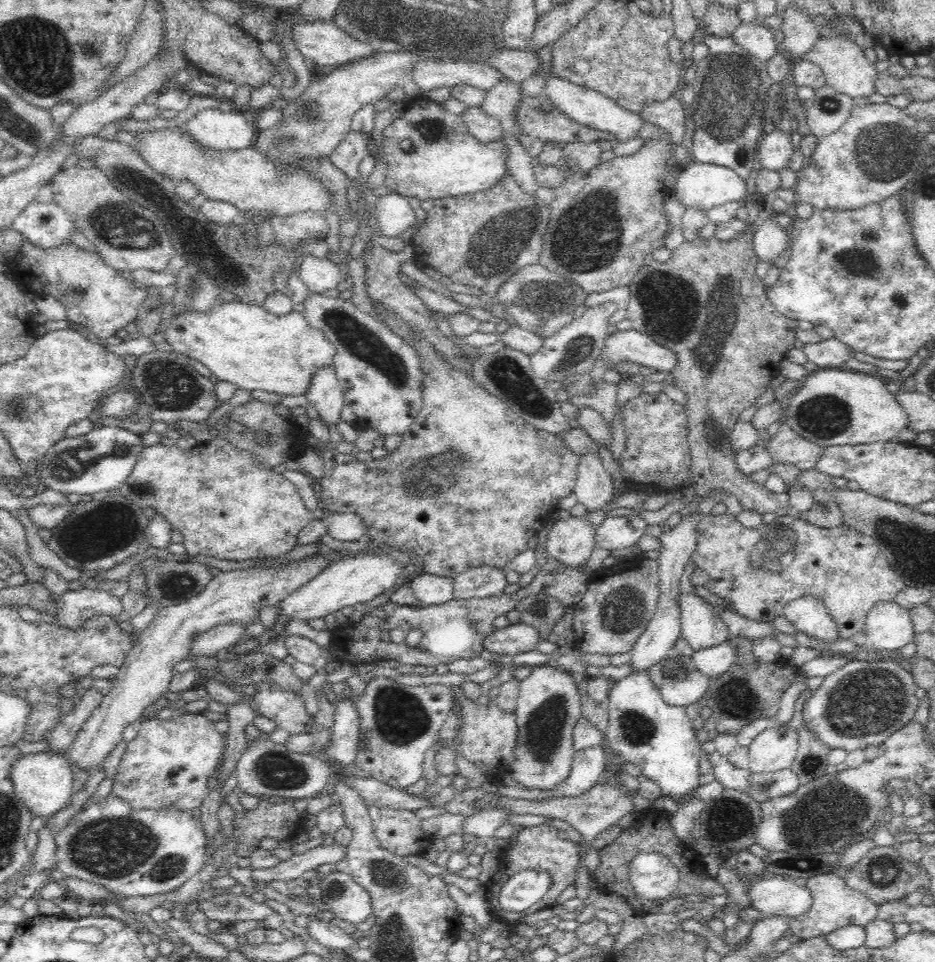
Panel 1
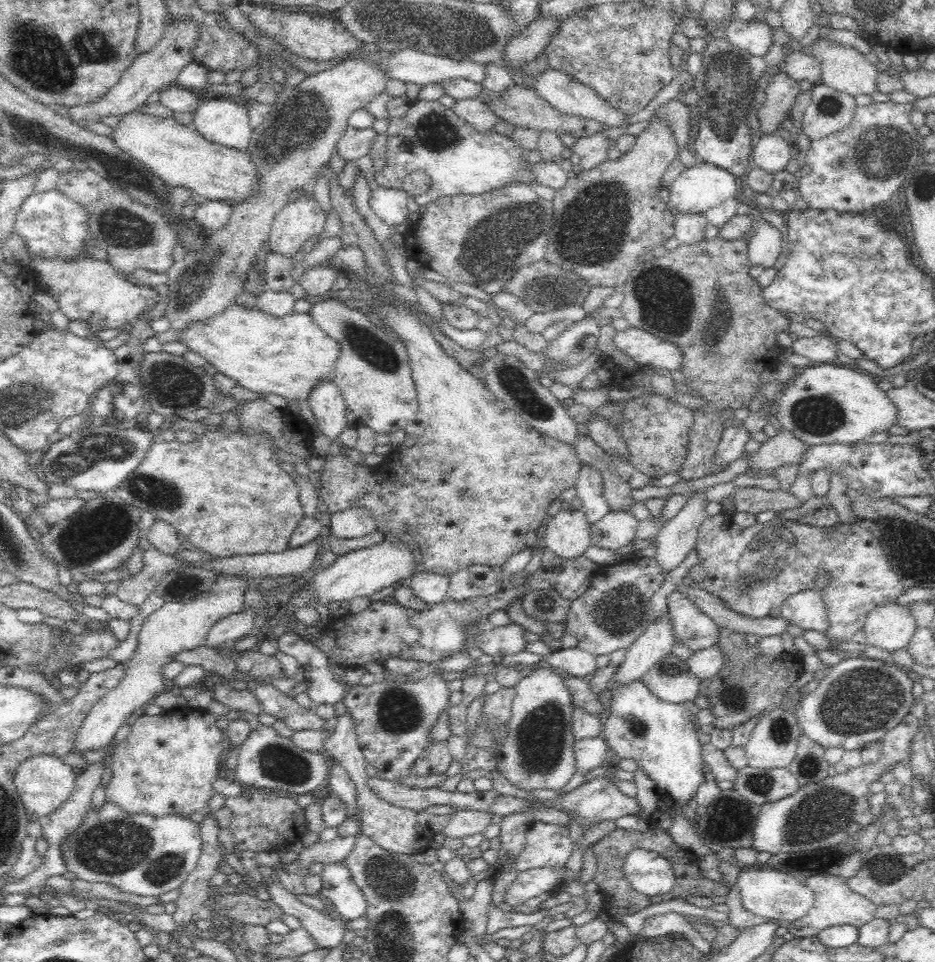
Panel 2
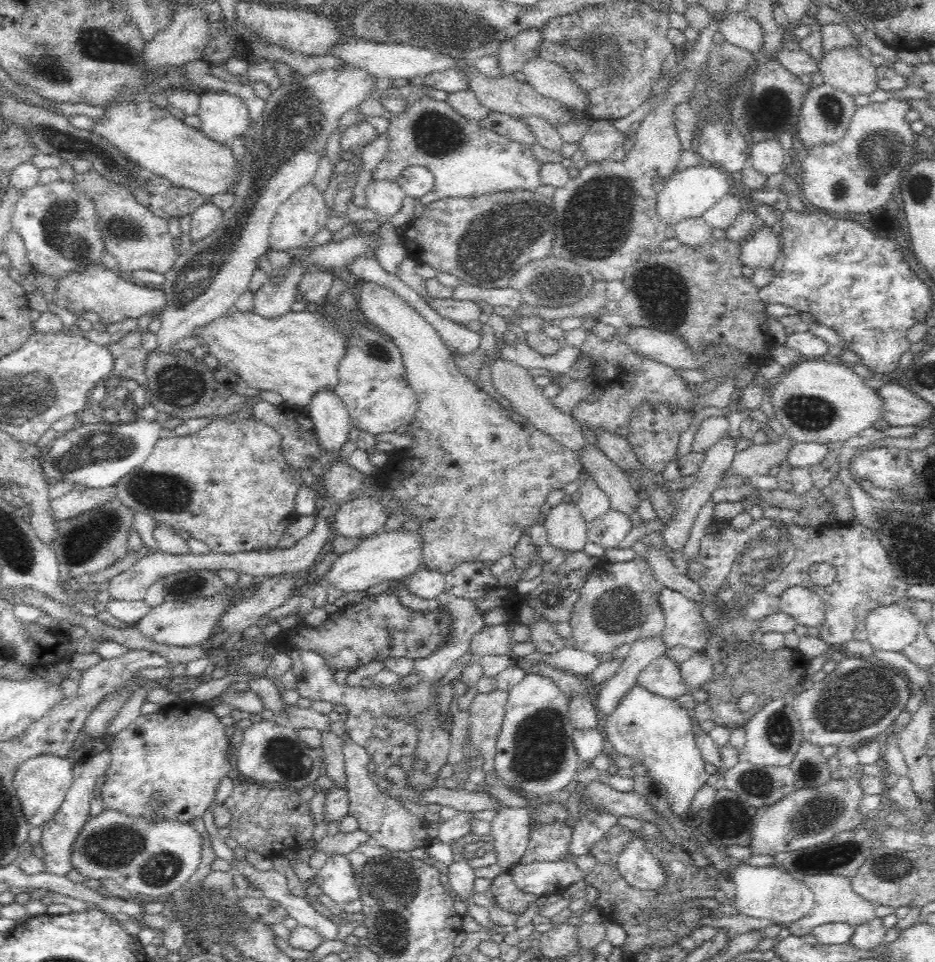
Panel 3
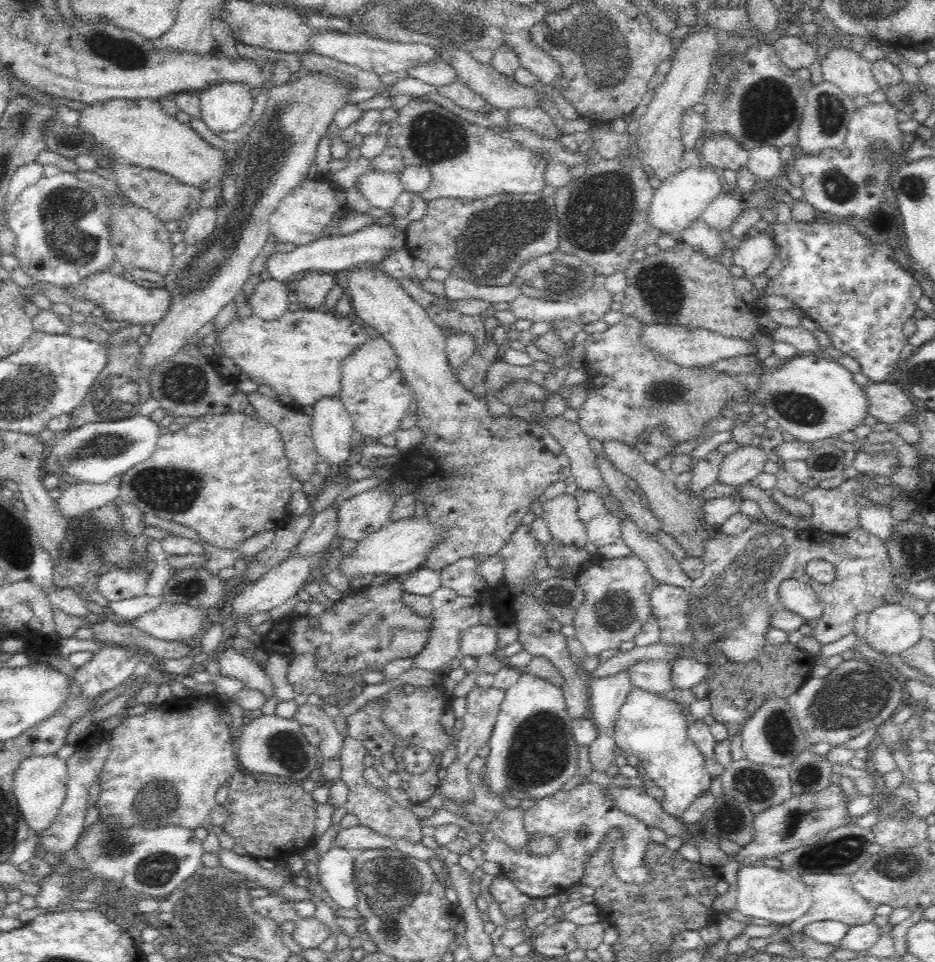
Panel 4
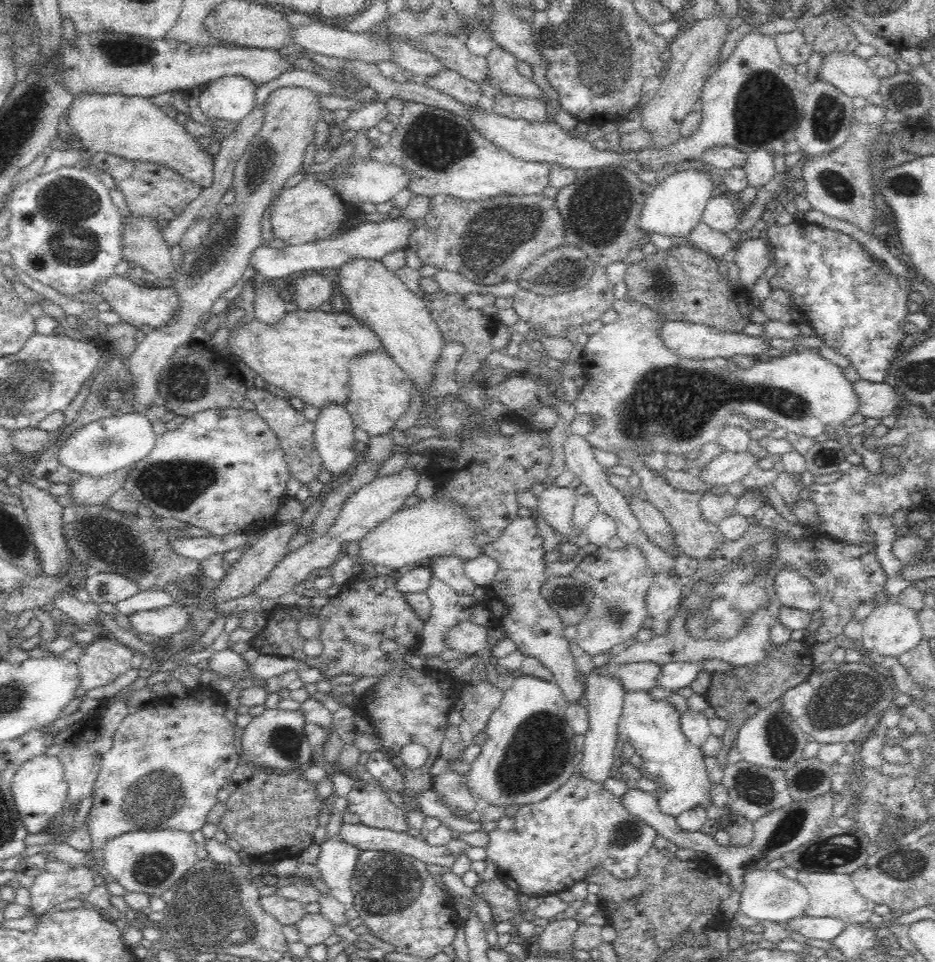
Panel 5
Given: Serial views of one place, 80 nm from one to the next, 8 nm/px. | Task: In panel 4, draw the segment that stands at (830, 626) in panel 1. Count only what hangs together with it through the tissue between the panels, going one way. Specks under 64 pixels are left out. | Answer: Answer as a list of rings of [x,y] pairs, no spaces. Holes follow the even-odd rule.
[[[782,581],[778,596],[781,608],[796,613],[804,623],[814,626],[823,615],[821,599],[804,581]]]

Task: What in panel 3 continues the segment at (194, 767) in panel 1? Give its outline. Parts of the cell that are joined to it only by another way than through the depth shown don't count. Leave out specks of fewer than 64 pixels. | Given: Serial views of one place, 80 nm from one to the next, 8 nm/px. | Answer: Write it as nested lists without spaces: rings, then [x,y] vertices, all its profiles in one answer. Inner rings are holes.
[[[188,701],[164,707],[158,714],[141,715],[130,726],[114,735],[114,742],[109,749],[112,760],[104,774],[106,782],[101,788],[104,809],[114,809],[128,817],[144,817],[152,822],[180,820],[192,824],[215,802],[218,782],[224,776],[234,774],[235,763],[229,752],[229,743],[229,729],[219,722],[208,704]]]

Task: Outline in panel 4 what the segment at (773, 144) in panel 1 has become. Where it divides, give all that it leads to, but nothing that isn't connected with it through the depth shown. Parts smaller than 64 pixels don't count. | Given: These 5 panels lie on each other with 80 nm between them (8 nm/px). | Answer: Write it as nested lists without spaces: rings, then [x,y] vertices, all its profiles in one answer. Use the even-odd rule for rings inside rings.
[[[761,144],[749,152],[747,167],[756,176],[756,179],[761,181],[769,180],[782,172],[783,163],[778,146]]]

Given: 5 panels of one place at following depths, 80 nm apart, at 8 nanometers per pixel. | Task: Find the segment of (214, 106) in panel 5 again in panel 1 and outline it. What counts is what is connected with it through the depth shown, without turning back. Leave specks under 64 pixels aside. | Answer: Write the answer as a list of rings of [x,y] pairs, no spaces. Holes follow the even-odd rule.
[[[209,109],[198,113],[184,124],[190,139],[208,153],[241,151],[254,146],[251,117],[248,112],[224,112]]]

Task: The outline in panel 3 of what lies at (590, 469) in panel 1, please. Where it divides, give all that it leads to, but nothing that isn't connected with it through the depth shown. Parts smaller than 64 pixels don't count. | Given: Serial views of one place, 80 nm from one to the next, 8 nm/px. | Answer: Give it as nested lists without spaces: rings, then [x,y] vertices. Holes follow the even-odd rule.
[[[589,476],[576,482],[578,484],[578,493],[580,498],[577,501],[578,508],[584,520],[589,523],[596,518],[604,516],[610,510],[608,497],[604,491],[595,483],[595,480]]]

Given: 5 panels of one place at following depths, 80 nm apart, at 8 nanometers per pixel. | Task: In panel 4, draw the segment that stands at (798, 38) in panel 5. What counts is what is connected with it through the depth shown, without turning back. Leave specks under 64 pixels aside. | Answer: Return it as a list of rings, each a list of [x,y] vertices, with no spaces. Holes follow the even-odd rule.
[[[786,34],[785,37],[778,37],[774,47],[782,64],[792,71],[810,68],[814,60],[818,59],[816,51],[801,38],[801,35],[792,37]]]

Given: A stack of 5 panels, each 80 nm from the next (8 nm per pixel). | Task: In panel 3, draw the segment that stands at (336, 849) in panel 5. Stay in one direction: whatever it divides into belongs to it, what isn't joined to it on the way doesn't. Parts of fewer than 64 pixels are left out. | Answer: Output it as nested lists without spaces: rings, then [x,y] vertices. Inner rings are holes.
[[[347,856],[329,857],[314,878],[322,889],[322,894],[326,894],[336,906],[340,906],[341,912],[346,914],[363,912],[360,891],[356,886],[354,871]]]

